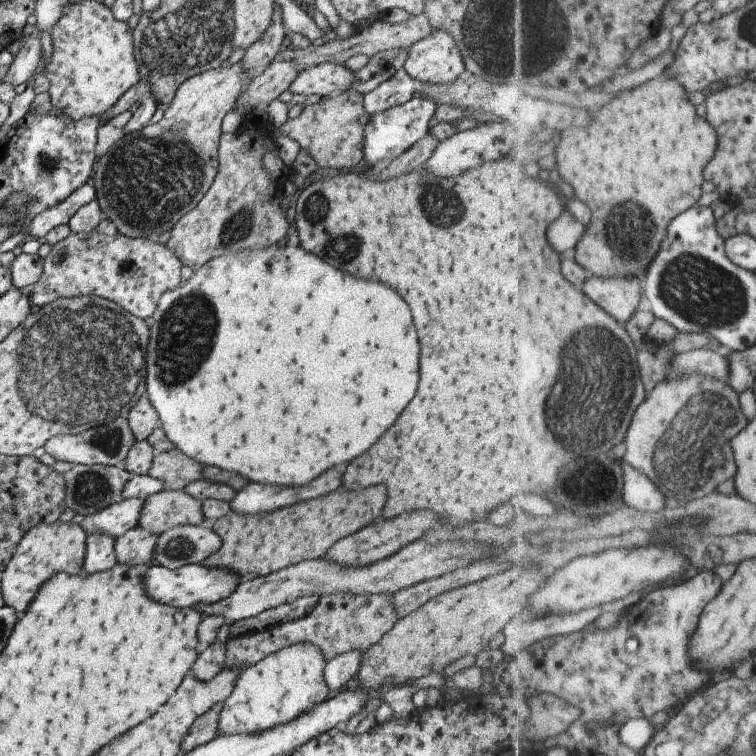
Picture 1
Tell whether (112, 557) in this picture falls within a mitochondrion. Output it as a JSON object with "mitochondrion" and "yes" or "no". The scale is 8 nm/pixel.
{"mitochondrion":"no"}

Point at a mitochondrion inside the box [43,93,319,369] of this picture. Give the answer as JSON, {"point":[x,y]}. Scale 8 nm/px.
{"point":[146,181]}

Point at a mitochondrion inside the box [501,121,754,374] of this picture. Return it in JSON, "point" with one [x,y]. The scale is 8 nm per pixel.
{"point":[705,295]}

